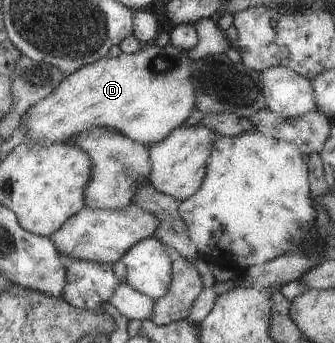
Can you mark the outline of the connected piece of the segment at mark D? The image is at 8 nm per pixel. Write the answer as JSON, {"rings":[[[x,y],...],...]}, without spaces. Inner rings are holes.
{"rings":[[[156,42],[147,43],[140,52],[122,53],[117,57],[104,57],[92,64],[84,65],[76,72],[66,75],[58,88],[50,96],[26,109],[24,128],[26,141],[38,143],[68,143],[80,132],[90,128],[110,128],[122,132],[134,142],[151,145],[168,136],[171,130],[184,125],[193,108],[196,108],[196,92],[192,77],[194,59],[188,56],[188,50],[176,48],[174,44],[158,46]]]}

